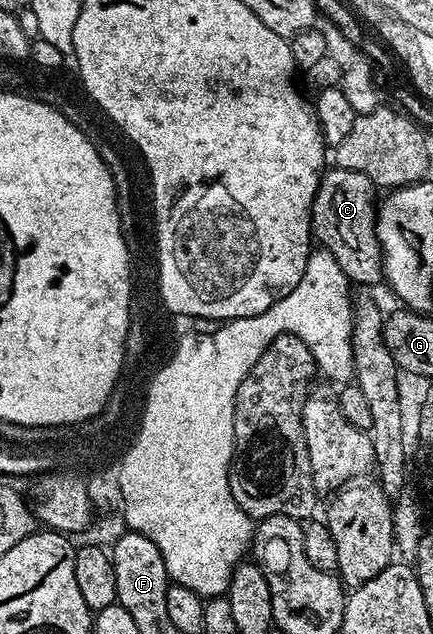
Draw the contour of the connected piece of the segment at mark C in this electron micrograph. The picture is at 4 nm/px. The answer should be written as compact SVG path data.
M333 166L320 177L320 187L312 200L312 233L315 242L338 261L342 273L356 285L381 282L384 257L376 239L377 200L372 200L374 185L362 173Z

